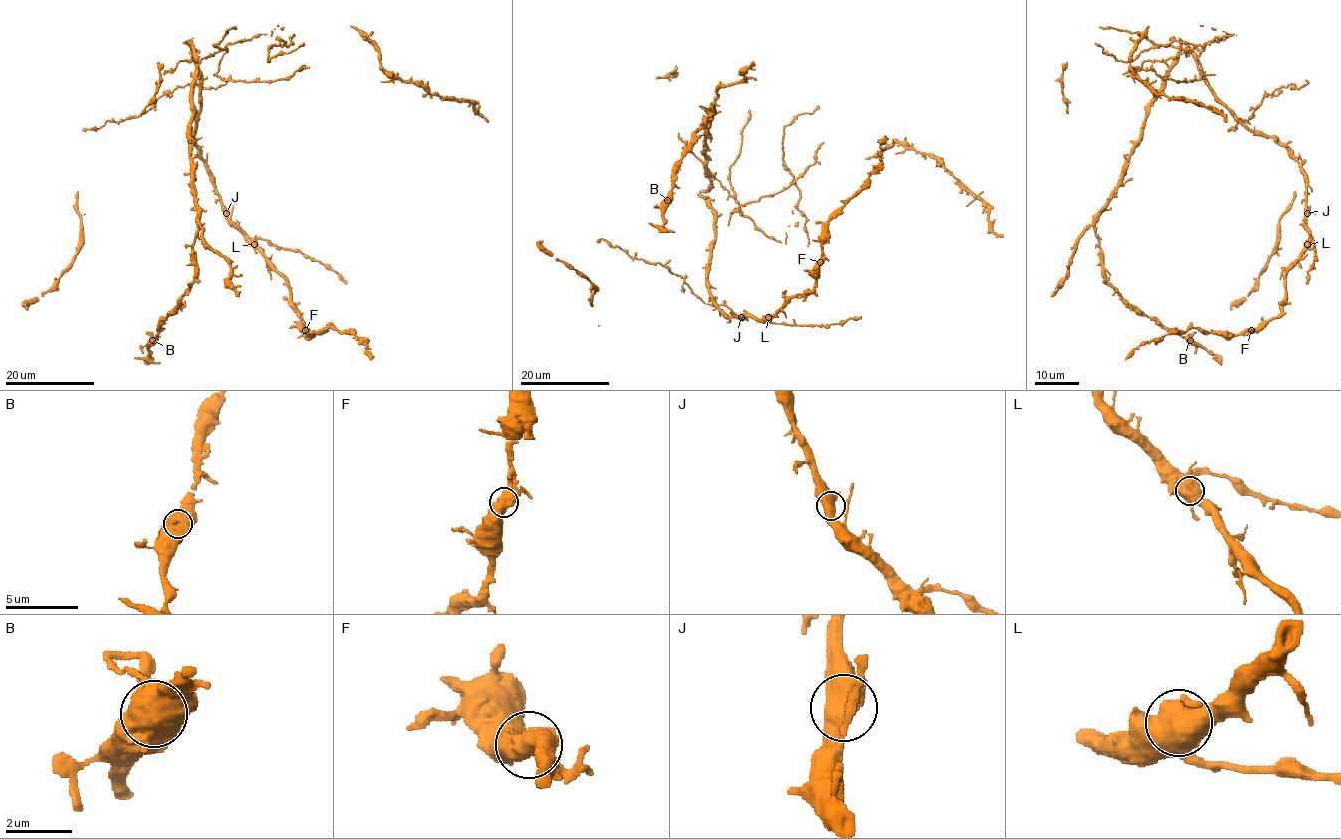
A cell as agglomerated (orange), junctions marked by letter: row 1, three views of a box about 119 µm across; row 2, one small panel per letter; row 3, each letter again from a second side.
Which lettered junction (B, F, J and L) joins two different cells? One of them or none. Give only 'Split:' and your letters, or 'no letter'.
Split: no letter

